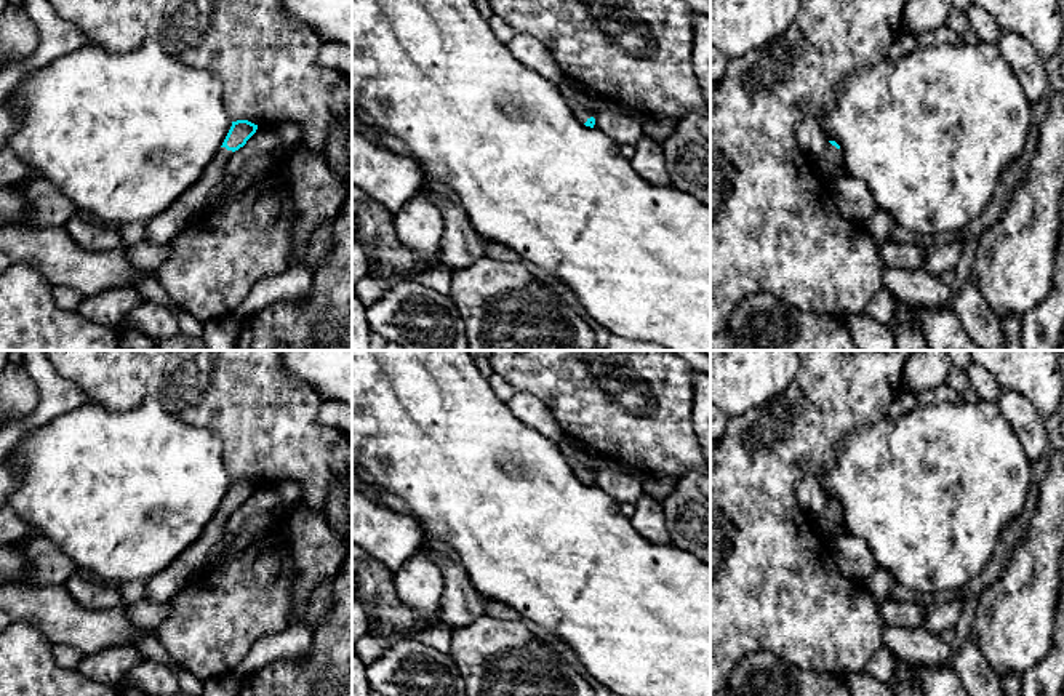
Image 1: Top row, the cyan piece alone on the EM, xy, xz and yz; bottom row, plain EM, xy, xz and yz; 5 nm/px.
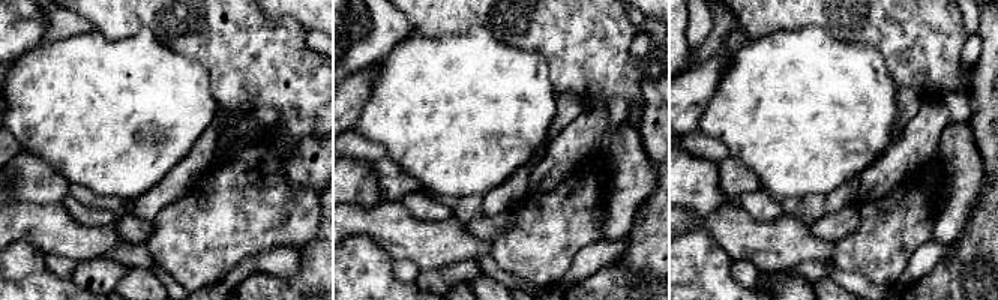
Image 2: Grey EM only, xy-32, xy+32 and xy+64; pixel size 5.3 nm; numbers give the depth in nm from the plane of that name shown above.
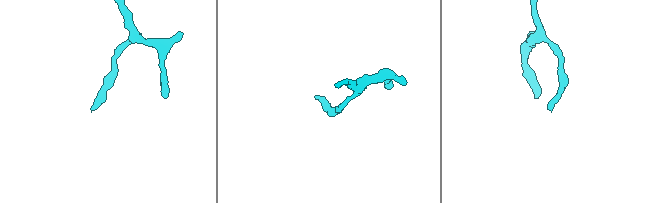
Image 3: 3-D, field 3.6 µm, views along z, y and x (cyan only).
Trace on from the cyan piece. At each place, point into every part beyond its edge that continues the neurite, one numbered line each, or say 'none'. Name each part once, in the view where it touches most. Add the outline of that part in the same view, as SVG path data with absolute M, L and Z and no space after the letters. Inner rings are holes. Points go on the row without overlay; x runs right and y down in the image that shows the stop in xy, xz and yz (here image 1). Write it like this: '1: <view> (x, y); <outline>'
1: xy (191, 564); M219 506L202 536L182 550L173 563L147 581L147 600L166 603L206 570L210 552L222 541L232 509Z

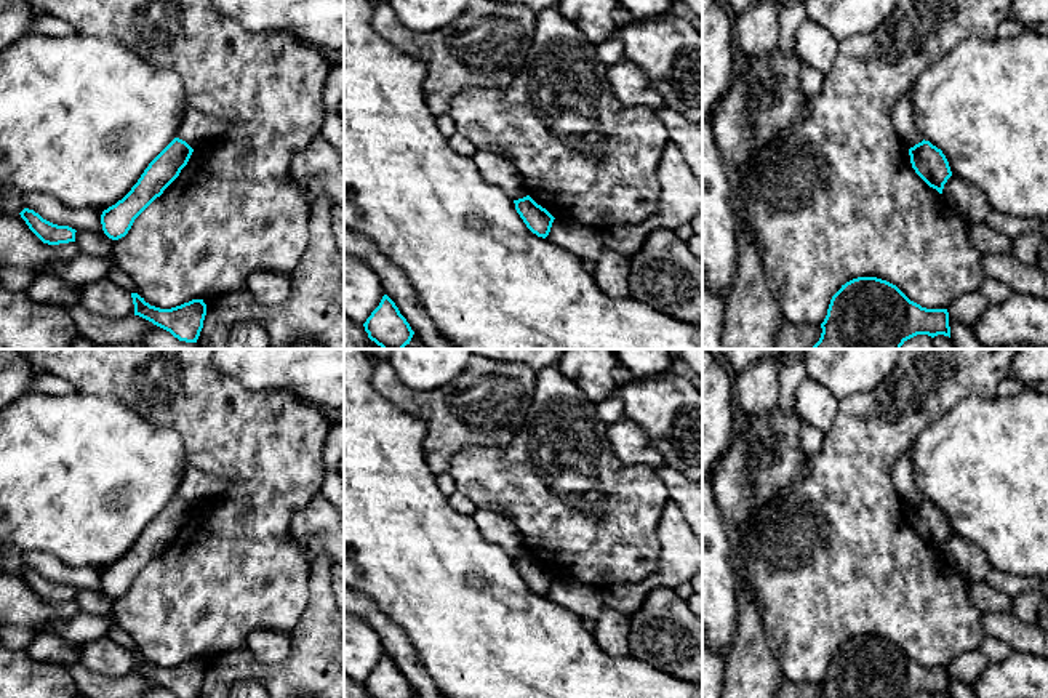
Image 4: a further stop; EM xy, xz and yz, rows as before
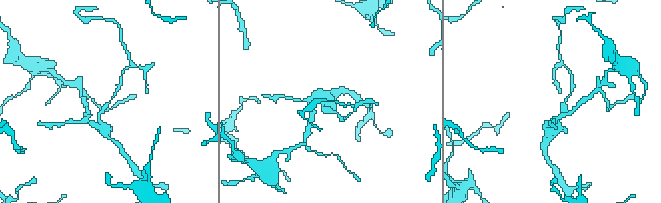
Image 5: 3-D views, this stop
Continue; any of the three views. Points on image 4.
none

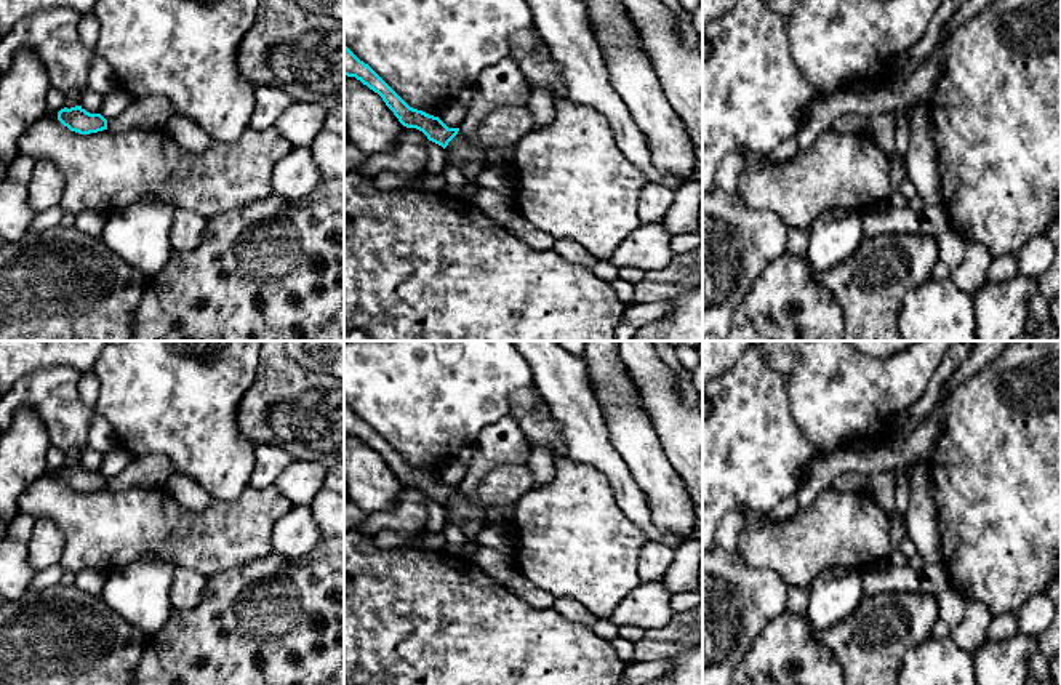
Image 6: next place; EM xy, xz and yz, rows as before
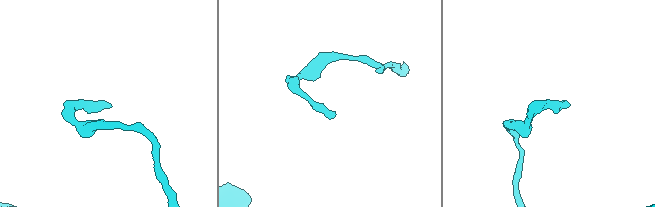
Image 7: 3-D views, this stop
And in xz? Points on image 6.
none

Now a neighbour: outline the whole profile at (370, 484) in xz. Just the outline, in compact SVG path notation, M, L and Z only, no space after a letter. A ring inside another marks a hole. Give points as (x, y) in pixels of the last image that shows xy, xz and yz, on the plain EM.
M344 434L344 487L349 501L370 515L390 509L405 485L378 451Z

